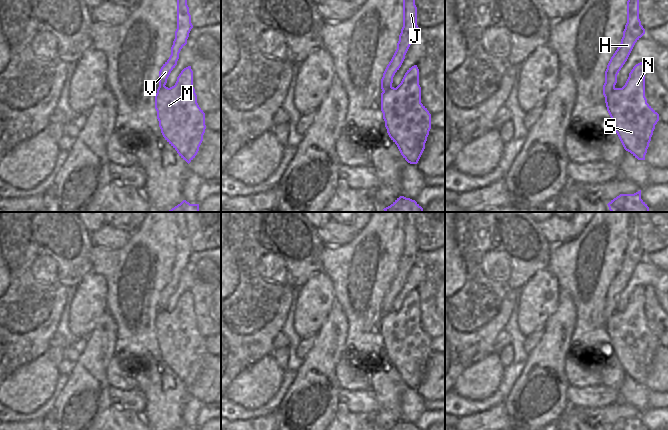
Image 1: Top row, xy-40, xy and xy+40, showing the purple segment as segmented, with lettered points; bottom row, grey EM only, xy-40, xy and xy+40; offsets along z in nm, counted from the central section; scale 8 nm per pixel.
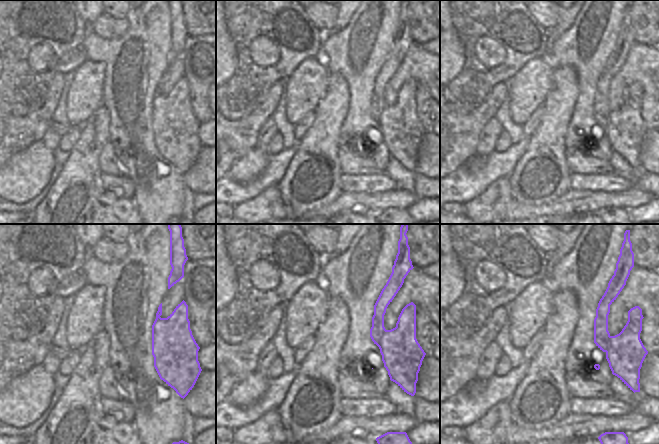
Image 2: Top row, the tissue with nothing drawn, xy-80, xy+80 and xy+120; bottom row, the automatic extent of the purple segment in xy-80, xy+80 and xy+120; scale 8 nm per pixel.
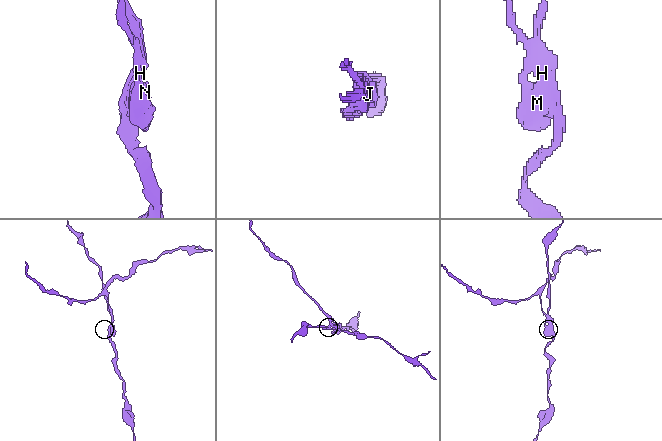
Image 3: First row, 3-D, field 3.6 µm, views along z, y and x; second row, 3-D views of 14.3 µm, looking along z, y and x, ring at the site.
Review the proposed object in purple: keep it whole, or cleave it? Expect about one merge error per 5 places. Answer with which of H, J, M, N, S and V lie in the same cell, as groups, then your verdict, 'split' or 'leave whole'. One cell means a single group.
H J V / M N S | split

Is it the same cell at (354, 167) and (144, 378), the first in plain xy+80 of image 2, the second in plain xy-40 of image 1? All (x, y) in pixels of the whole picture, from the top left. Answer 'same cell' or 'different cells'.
different cells

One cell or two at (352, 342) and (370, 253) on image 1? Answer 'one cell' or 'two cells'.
one cell

